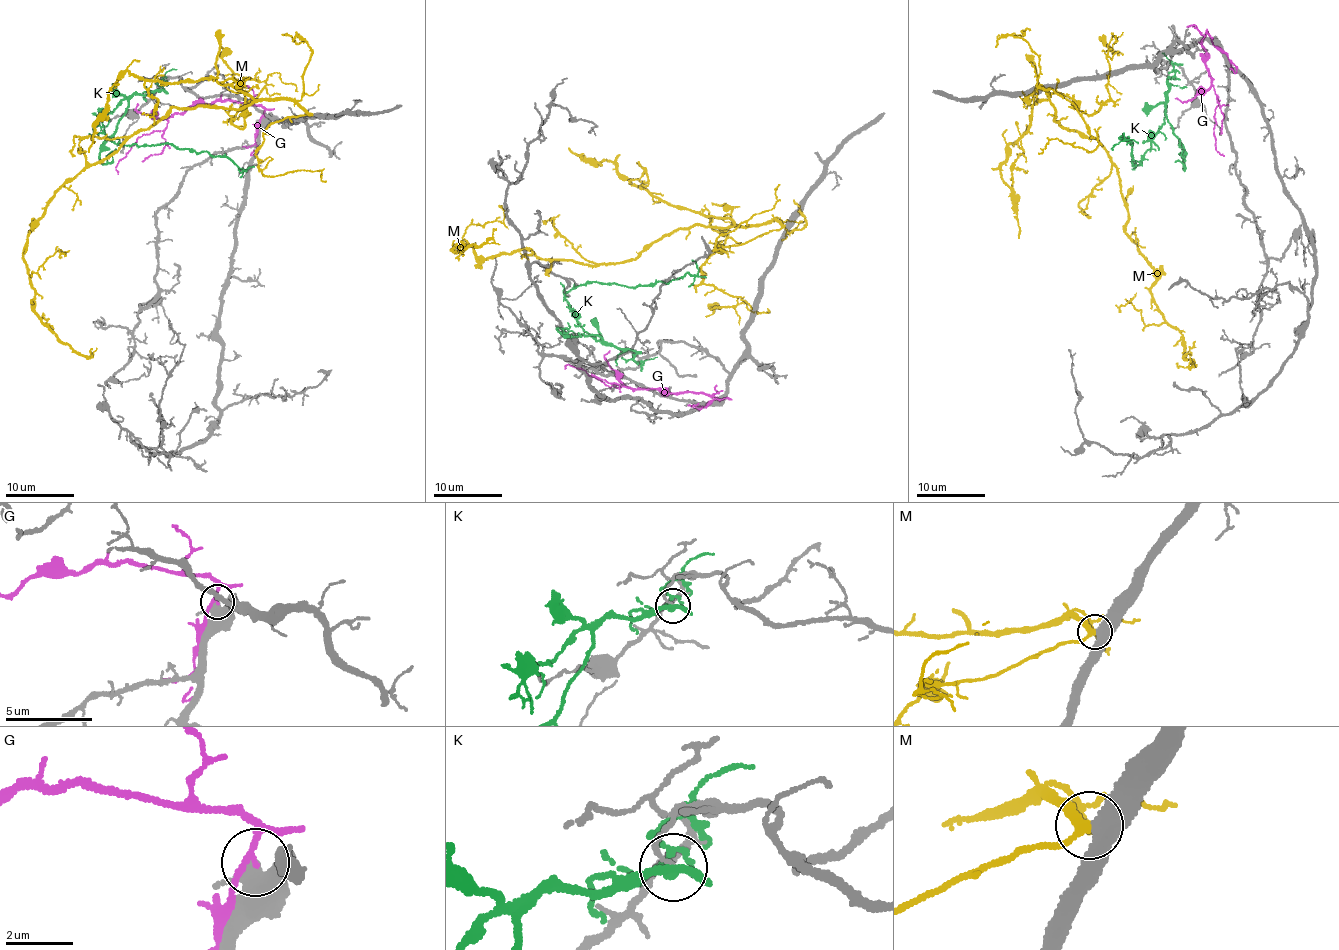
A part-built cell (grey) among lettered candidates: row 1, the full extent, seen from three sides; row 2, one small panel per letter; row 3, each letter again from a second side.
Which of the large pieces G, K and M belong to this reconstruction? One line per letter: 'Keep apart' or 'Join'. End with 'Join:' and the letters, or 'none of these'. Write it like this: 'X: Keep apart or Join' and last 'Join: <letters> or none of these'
G: Keep apart
K: Keep apart
M: Join
Join: M

